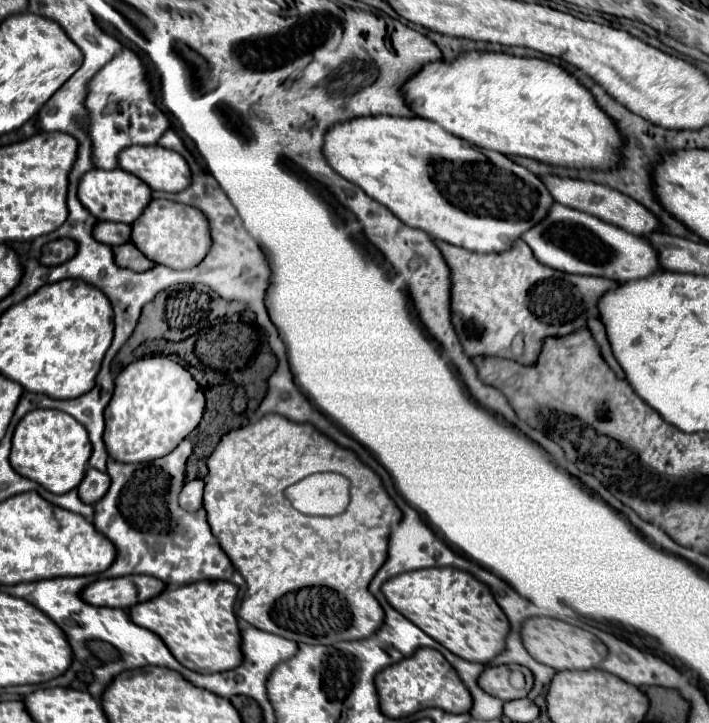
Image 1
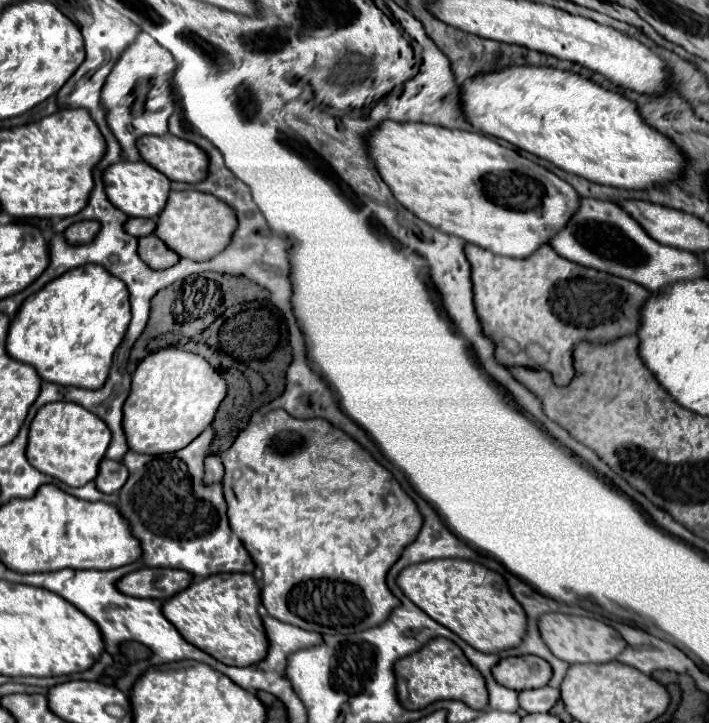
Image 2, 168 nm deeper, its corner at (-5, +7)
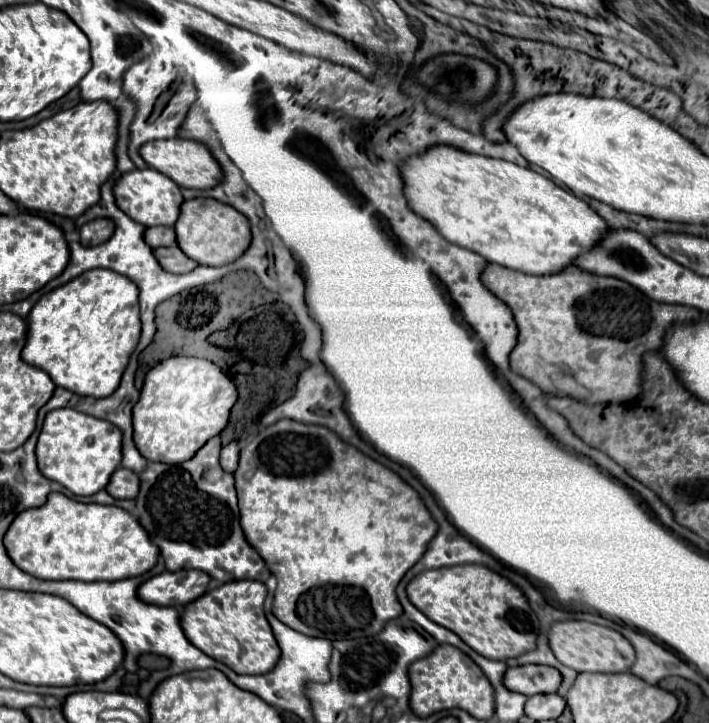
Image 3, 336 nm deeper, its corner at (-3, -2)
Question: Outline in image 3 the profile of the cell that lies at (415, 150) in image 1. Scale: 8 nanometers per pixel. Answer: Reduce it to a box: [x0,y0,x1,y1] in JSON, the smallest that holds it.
[402,145,608,275]

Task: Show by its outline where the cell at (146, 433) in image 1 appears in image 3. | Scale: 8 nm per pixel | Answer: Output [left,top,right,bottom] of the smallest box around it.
[134,357,238,463]

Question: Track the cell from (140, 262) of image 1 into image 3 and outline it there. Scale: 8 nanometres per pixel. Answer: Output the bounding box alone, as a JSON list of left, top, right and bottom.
[154,245,198,273]

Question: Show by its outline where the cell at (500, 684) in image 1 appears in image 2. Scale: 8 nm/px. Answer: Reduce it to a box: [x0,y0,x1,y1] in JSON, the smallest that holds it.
[492,656,552,692]

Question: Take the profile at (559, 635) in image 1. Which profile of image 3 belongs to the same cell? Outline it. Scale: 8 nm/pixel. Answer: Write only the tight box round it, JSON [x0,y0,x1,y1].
[550,621,636,673]

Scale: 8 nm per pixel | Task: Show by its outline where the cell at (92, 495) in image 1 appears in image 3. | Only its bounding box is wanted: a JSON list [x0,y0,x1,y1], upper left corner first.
[106,467,140,499]

